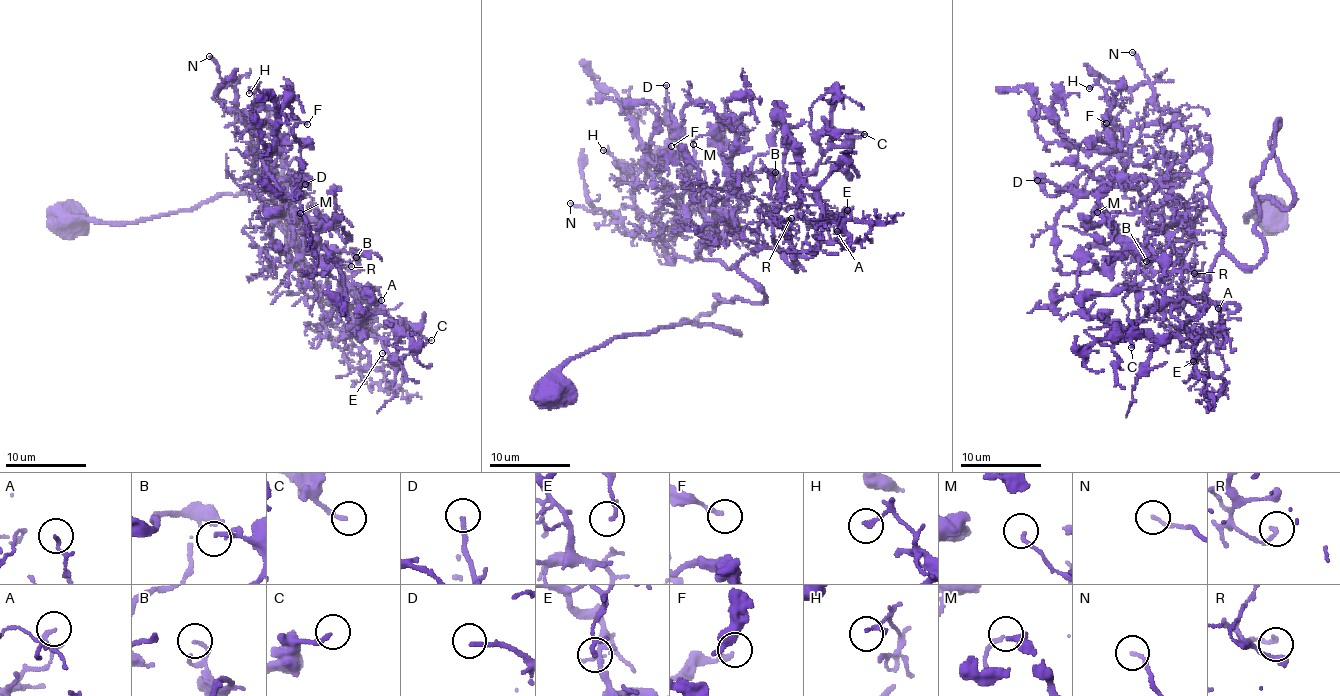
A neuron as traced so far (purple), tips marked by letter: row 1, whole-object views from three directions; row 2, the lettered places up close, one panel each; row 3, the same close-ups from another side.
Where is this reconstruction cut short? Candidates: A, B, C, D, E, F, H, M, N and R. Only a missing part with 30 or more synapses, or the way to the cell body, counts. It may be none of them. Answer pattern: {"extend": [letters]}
{"extend": ["D"]}

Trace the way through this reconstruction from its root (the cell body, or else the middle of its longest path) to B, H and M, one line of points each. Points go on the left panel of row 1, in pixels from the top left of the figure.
B: (64, 220), (273, 201), (284, 181), (252, 138), (272, 113), (301, 290), (333, 306), (356, 257)
H: (64, 220), (273, 201), (252, 138), (272, 113), (299, 259), (249, 93)
M: (64, 220), (273, 201), (252, 138), (272, 113), (294, 260), (265, 210), (301, 257), (323, 223), (300, 213)

